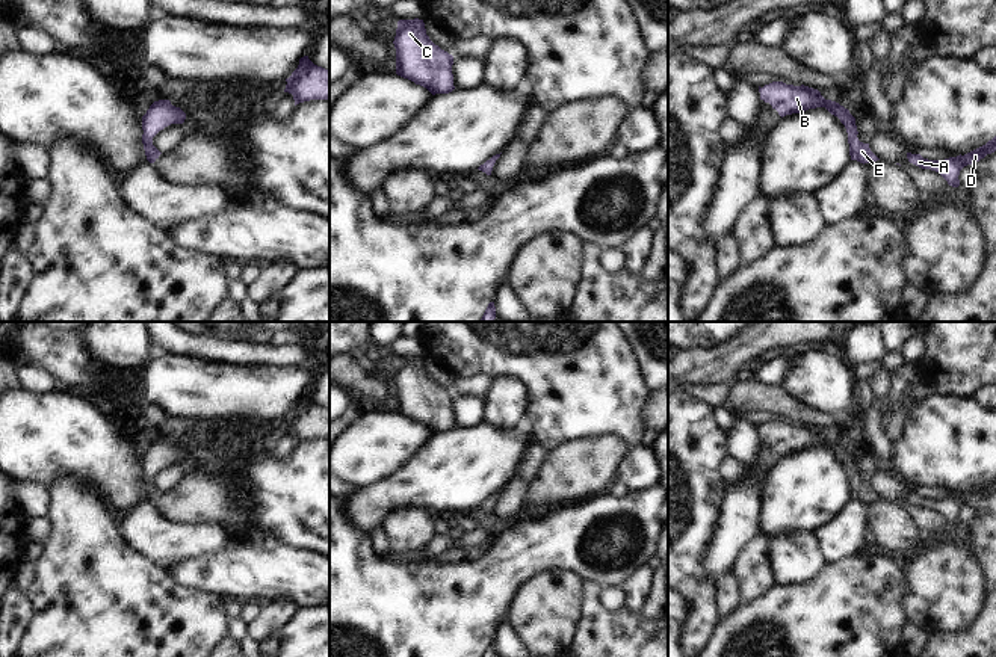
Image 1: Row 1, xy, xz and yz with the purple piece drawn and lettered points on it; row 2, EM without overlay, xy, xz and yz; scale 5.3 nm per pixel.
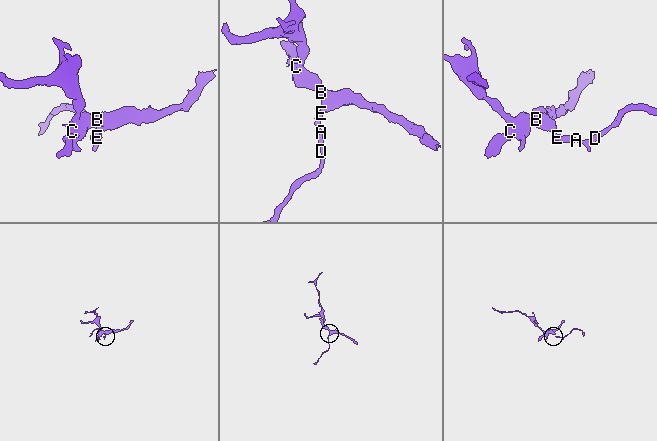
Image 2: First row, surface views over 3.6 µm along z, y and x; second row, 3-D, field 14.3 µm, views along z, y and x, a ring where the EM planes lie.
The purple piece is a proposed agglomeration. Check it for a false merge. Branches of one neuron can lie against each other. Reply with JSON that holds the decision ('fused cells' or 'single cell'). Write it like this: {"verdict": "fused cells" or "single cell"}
{"verdict": "single cell"}

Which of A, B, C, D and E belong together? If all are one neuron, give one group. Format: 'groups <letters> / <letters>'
groups A B C D E

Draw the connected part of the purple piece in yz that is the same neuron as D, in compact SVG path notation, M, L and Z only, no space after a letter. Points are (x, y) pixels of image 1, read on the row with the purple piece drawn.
M996 136L988 140L985 145L964 154L964 156L957 156L957 157L949 157L945 160L928 160L923 159L920 154L911 154L907 153L907 159L910 163L922 168L922 169L931 169L939 172L949 186L952 187L958 187L960 186L960 171L967 166L967 165L973 165L976 162L979 162L981 159L984 159L987 154L991 154L996 151Z

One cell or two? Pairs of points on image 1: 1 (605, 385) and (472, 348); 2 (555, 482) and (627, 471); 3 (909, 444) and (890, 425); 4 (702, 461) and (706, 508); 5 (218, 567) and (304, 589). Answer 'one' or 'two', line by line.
1: one
2: two
3: two
4: one
5: one

